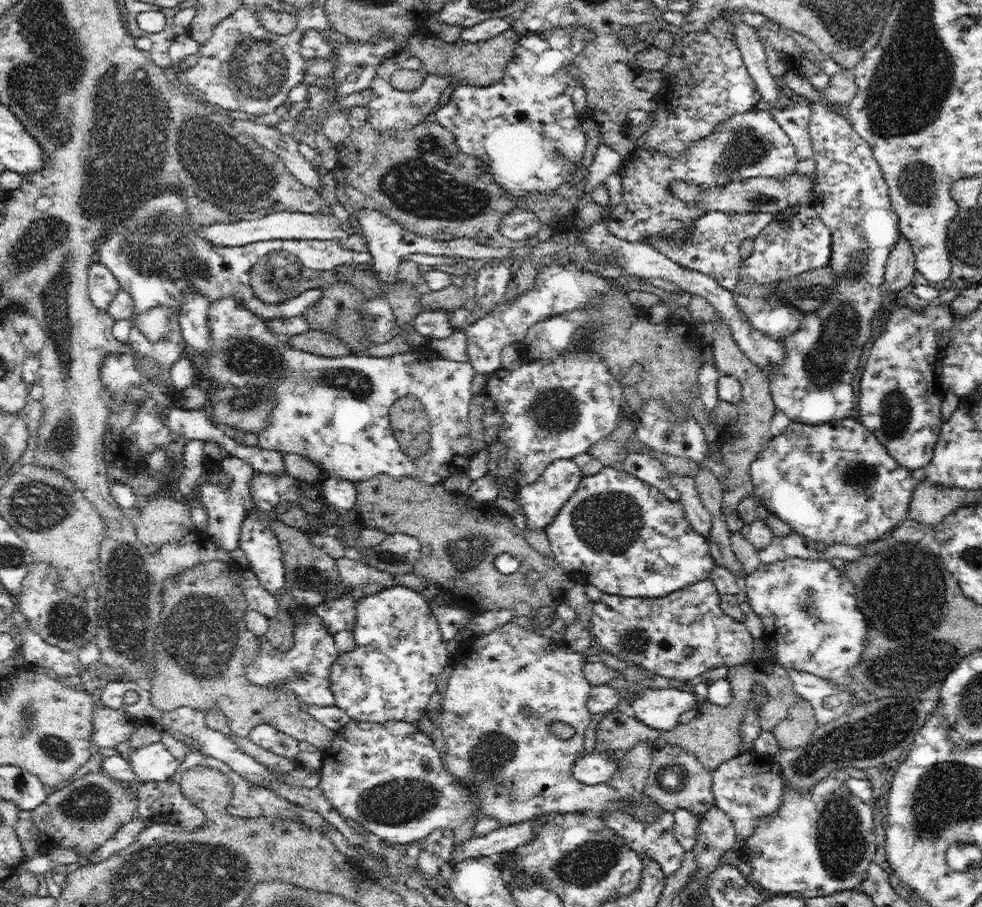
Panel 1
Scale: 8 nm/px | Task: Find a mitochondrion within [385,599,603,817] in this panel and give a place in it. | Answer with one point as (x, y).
(493, 751)

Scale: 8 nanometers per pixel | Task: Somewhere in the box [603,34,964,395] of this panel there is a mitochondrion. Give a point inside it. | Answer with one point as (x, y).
(826, 362)

